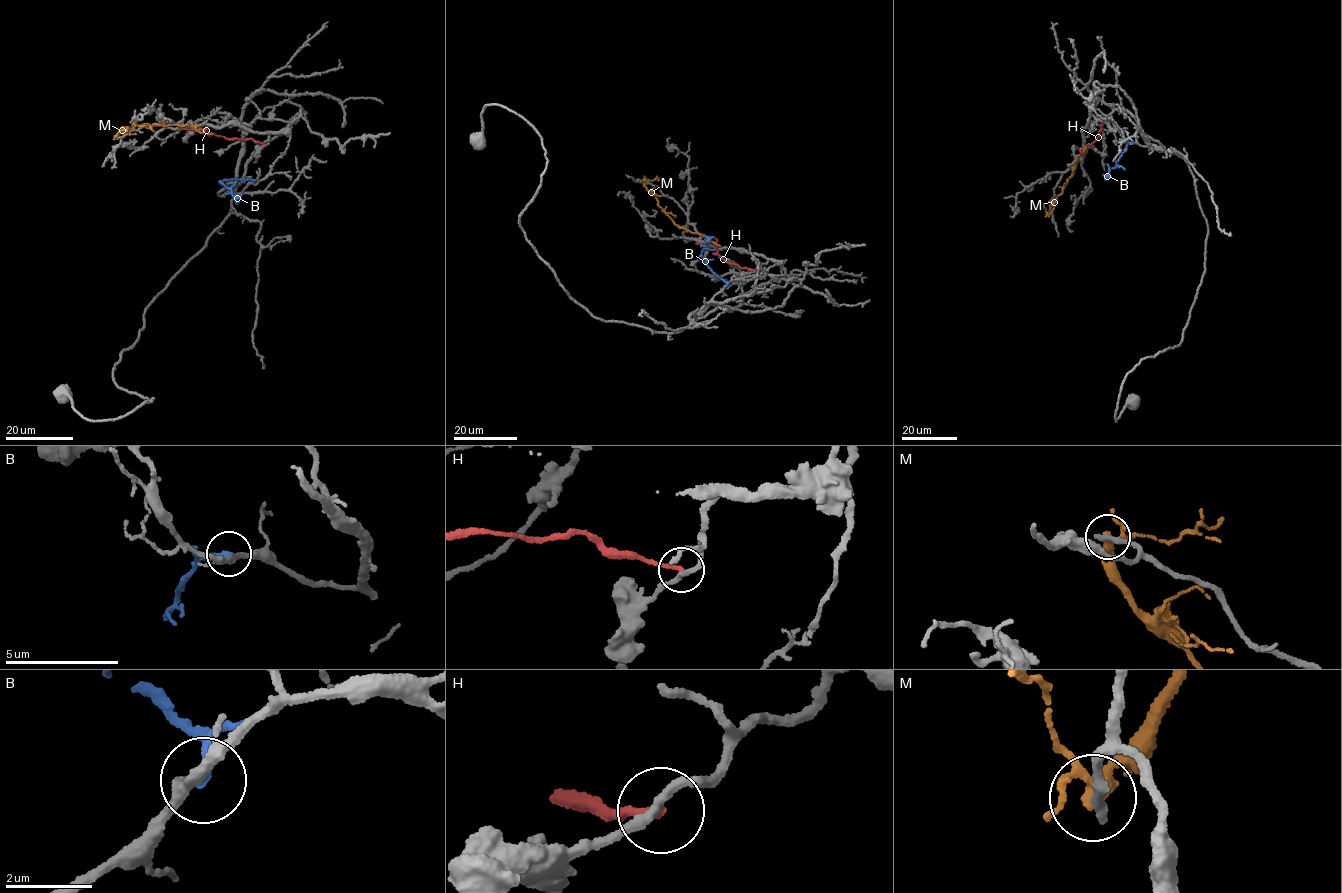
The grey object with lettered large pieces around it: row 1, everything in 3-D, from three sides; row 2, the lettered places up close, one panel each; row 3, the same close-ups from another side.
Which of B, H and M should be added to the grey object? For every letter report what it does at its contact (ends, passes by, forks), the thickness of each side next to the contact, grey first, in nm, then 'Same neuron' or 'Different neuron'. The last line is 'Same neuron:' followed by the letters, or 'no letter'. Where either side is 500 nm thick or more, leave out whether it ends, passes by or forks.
B: It ends there. Thickness 200 nm (grey) against 260 nm. Different neuron
H: It ends there. Thickness 200 nm (grey) against 190 nm. Different neuron
M: It forks there. Thickness 260 nm (grey) against 240 nm. Different neuron
Same neuron: no letter

